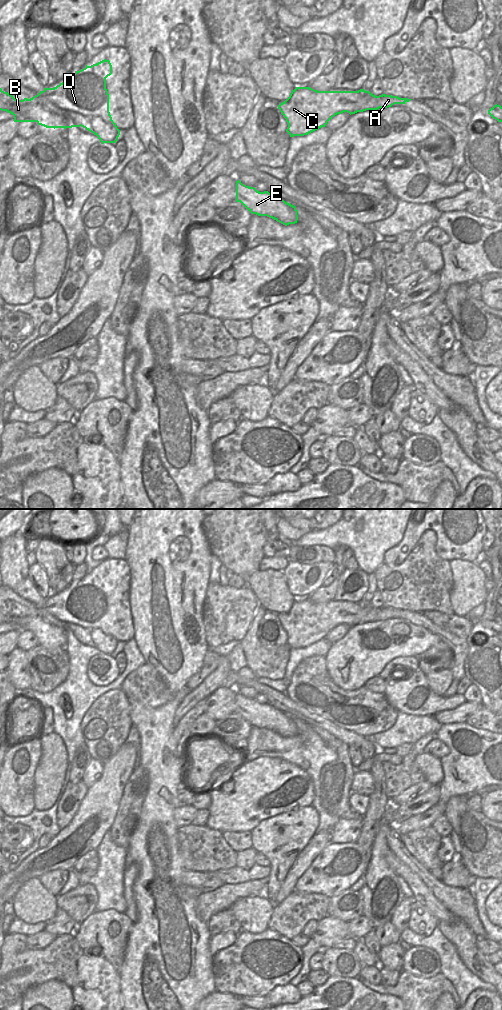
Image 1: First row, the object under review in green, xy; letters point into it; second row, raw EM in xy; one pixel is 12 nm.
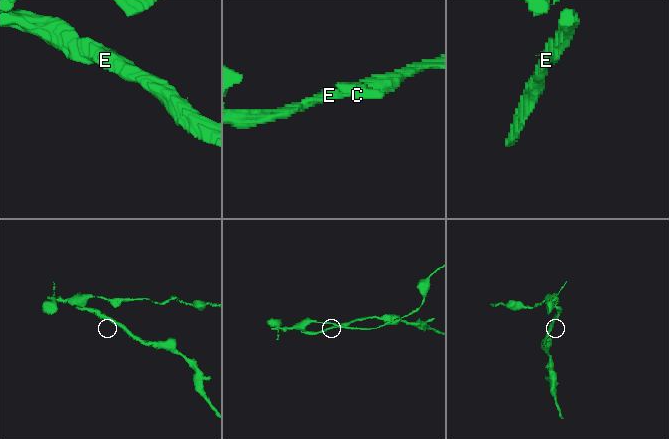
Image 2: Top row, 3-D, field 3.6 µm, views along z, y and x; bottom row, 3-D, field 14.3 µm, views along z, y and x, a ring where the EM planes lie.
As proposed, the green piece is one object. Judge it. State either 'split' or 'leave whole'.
split

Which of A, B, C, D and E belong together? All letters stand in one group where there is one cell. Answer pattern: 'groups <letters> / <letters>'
groups A B C D / E

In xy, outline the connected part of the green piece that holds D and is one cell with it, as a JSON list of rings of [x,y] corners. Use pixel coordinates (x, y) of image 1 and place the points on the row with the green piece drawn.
[[[102,60],[91,66],[75,71],[54,88],[44,88],[30,99],[15,99],[0,88],[0,110],[13,115],[14,122],[36,122],[46,128],[83,127],[94,135],[100,134],[104,143],[115,143],[120,130],[112,120],[109,112],[109,94],[106,89],[106,78],[112,74],[109,60]]]

